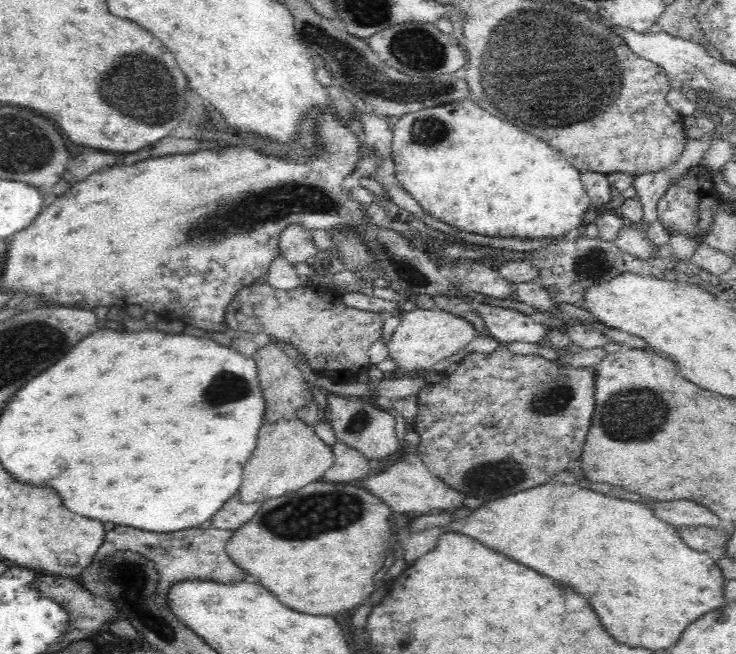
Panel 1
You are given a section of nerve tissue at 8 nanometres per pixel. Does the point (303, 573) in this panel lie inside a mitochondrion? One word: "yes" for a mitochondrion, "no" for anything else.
no

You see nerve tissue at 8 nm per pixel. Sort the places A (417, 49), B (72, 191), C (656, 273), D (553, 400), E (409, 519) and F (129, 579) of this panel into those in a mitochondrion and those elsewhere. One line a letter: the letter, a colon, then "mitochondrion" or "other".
A: mitochondrion
B: other
C: other
D: mitochondrion
E: other
F: mitochondrion

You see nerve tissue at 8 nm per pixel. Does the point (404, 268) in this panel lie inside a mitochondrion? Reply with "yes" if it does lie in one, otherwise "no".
yes

